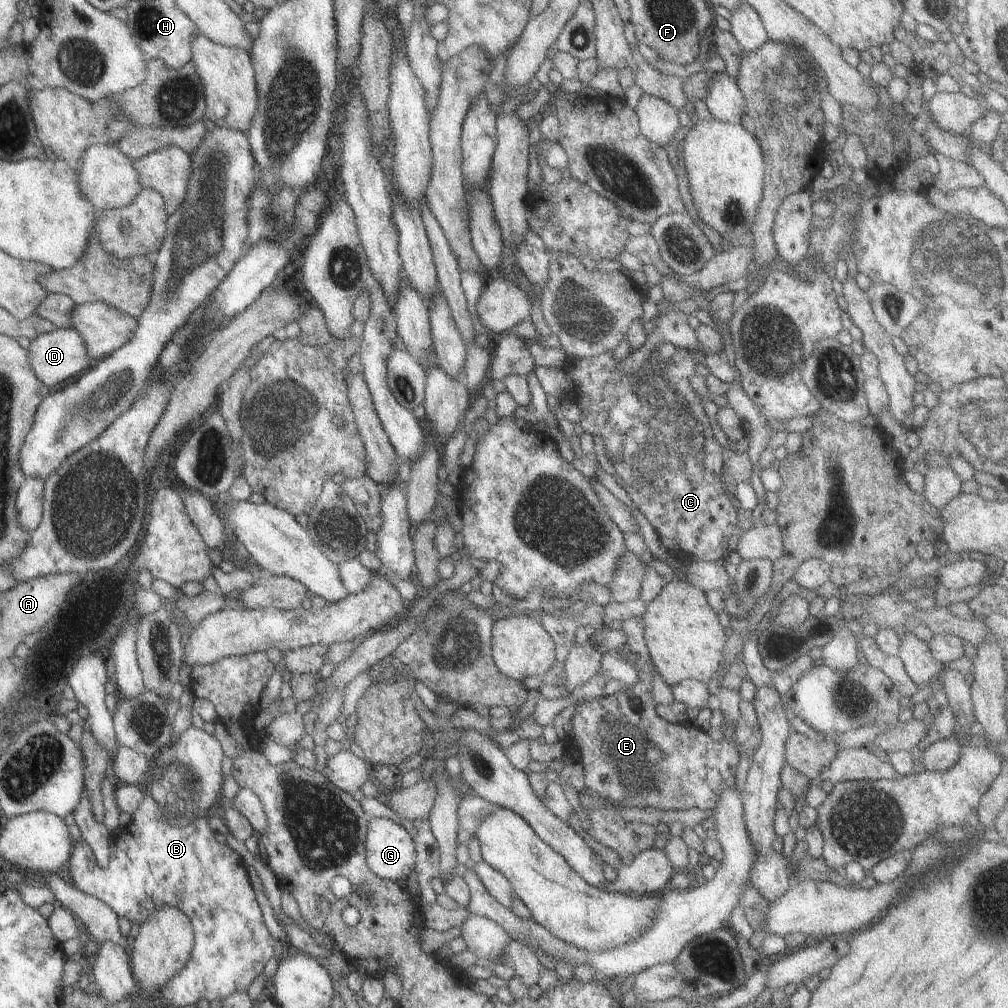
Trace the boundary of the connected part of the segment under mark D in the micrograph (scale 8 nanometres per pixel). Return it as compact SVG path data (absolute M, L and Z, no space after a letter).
M61 327L54 331L36 336L26 348L27 360L38 381L48 389L54 388L70 377L75 377L81 370L90 367L90 358L86 353L80 336L70 327Z

